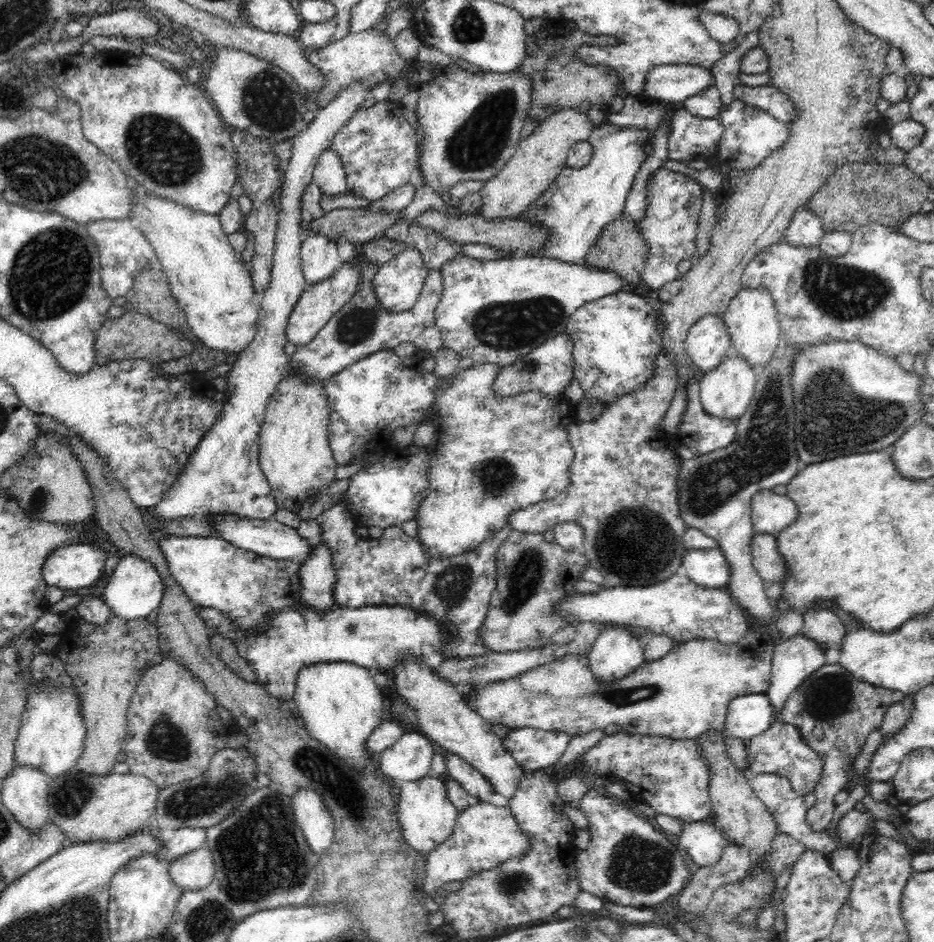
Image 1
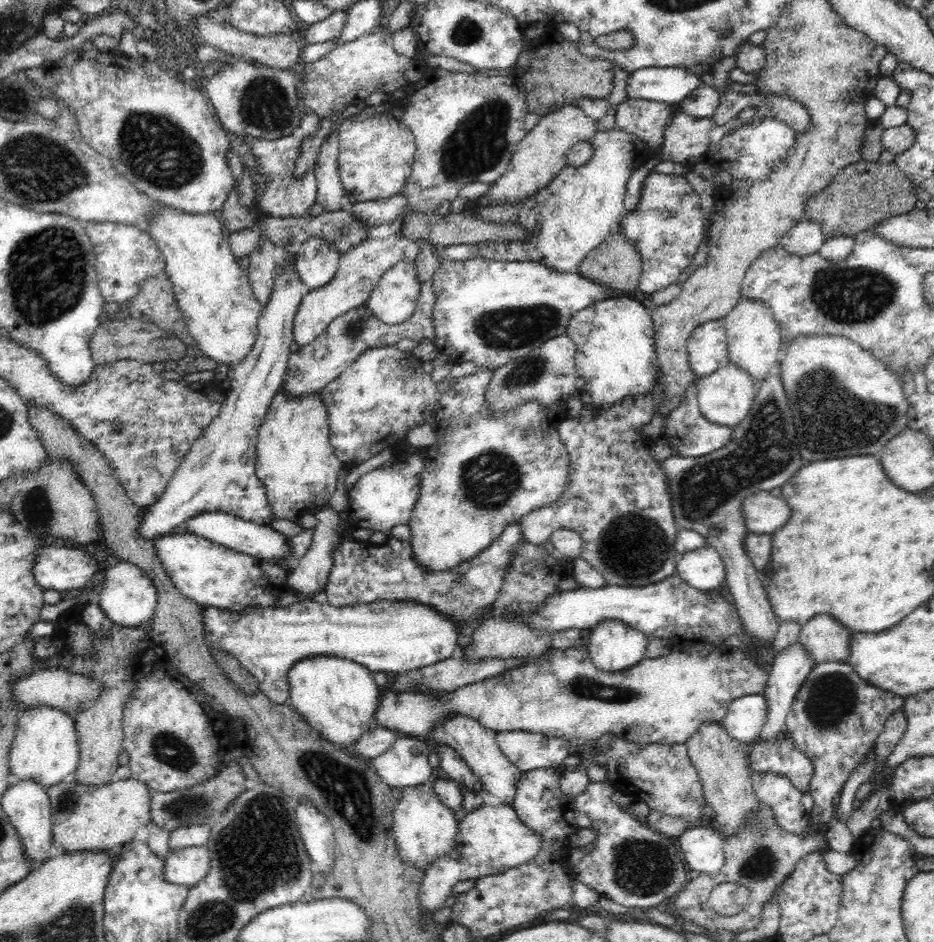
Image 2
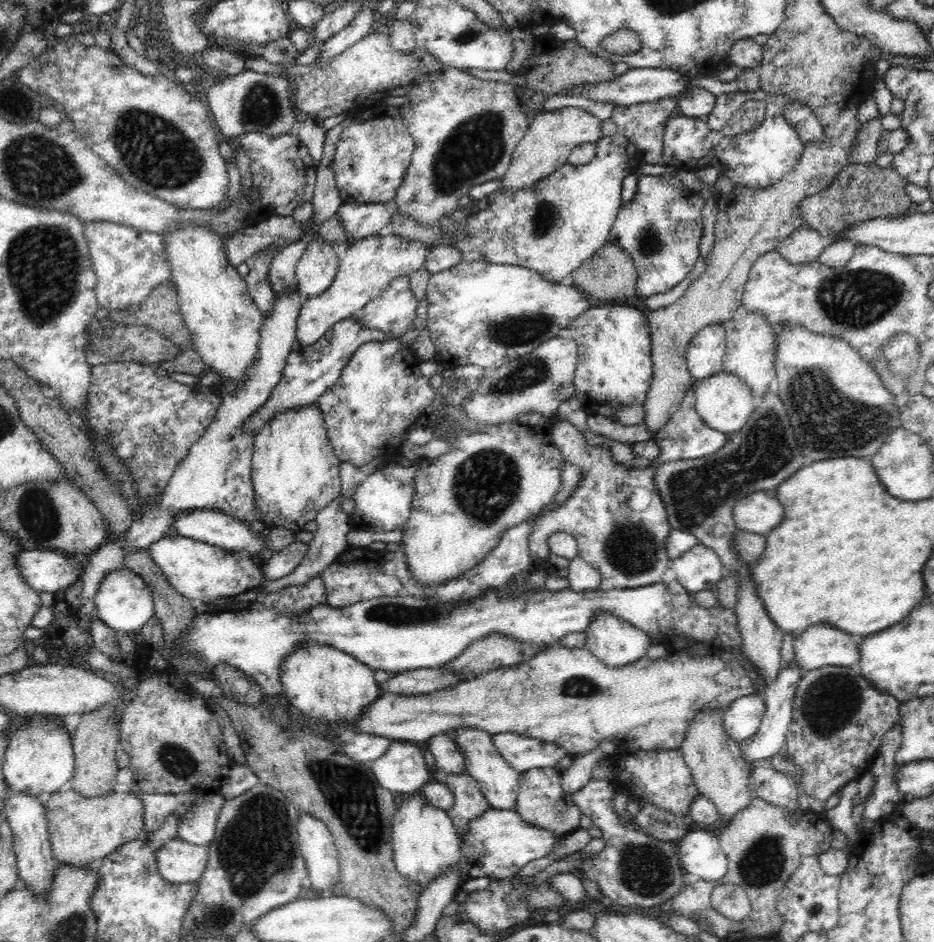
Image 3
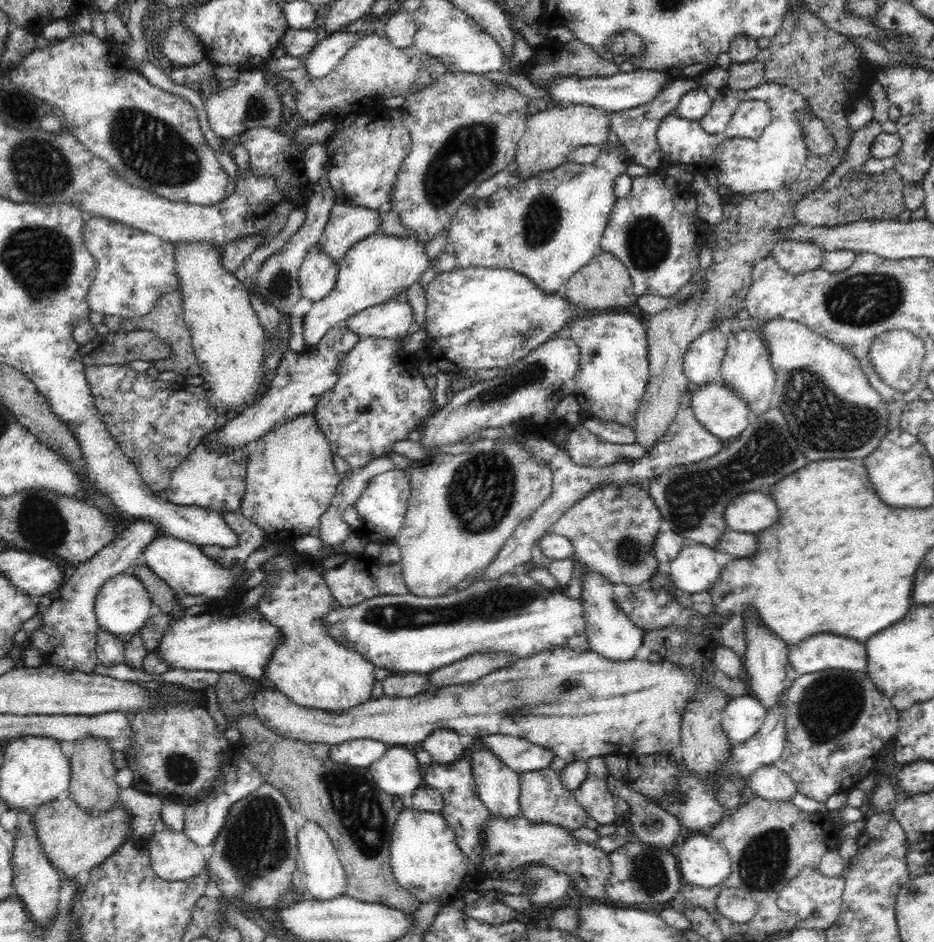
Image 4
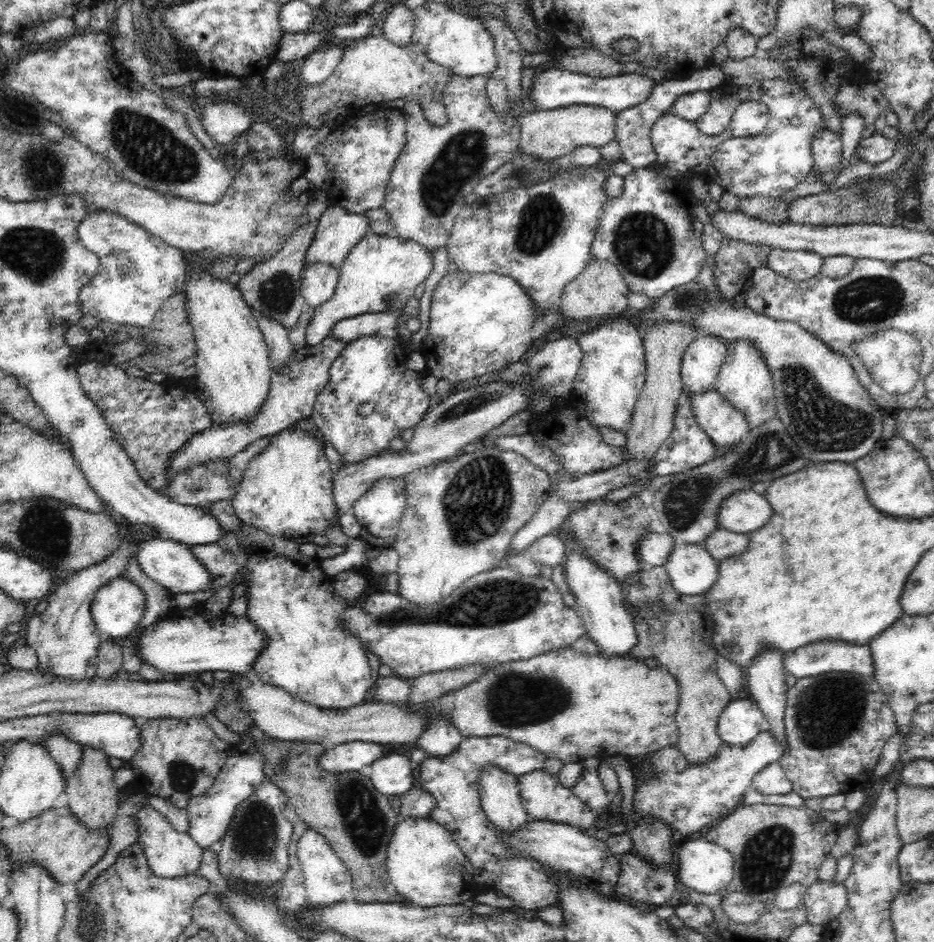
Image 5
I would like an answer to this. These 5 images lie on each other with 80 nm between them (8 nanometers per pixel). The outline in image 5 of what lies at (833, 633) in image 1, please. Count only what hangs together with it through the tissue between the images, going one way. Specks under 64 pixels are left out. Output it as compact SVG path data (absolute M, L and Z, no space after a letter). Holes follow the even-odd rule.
M820 640L820 642L800 646L794 652L784 653L783 663L785 673L792 674L797 679L816 676L824 672L850 672L862 676L874 676L876 674L870 645L850 644L841 640Z

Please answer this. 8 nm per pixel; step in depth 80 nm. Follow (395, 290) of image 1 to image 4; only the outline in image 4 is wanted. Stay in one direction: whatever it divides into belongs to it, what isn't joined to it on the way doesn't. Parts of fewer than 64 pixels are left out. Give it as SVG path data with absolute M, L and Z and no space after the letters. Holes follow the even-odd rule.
M400 290L384 304L376 304L345 320L345 327L362 337L402 340L415 321L407 293Z

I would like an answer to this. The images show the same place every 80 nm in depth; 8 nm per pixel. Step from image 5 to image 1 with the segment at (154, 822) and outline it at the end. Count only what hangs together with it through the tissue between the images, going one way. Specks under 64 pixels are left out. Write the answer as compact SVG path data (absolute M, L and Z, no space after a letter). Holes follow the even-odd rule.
M207 841L194 852L174 860L169 864L169 874L180 888L185 891L195 891L208 886L214 878L216 866L210 853Z

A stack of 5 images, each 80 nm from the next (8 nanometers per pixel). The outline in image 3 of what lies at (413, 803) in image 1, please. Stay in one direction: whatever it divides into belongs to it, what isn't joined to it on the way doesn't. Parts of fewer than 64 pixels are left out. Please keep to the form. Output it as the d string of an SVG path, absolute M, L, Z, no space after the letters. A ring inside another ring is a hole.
M415 793L411 800L405 800L397 808L392 820L392 851L396 871L408 880L413 880L423 891L434 878L456 869L463 858L461 852L462 839L458 837L451 818L446 810L434 808Z

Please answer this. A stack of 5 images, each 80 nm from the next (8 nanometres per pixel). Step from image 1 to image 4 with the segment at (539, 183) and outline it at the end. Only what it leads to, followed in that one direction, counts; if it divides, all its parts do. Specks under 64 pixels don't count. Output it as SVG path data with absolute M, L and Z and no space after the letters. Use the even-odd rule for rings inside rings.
M568 105L565 107L553 107L528 115L524 134L521 136L517 146L517 152L512 167L516 169L516 175L520 180L538 176L542 171L549 171L568 161L572 152L579 146L601 147L608 142L610 132L610 115L604 109L588 105Z

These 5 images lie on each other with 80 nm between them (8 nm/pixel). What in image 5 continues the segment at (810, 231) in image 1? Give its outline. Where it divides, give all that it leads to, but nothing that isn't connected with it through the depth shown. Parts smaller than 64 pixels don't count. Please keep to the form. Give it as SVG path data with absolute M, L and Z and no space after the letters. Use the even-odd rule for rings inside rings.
M771 249L765 266L788 280L808 280L821 274L823 258L815 252Z

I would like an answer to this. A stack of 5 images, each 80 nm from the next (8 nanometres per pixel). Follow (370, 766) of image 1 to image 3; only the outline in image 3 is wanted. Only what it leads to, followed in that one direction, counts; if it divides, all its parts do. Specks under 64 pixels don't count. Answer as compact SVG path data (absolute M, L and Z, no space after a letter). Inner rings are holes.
M306 643L283 658L279 666L279 679L288 705L310 719L320 719L322 723L333 727L336 723L356 720L364 708L380 696L380 684L374 679L374 671L336 648Z

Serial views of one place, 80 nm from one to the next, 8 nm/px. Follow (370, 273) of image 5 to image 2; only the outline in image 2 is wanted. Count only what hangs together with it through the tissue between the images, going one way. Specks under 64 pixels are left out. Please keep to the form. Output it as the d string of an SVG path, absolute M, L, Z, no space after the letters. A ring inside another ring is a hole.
M395 233L385 239L368 237L356 246L347 249L345 255L340 259L334 278L328 284L316 288L316 290L308 291L308 294L305 294L302 298L296 316L294 316L294 328L292 330L294 343L300 347L310 344L340 314L365 304L372 290L374 290L374 286L378 284L380 276L388 268L396 266L400 260L415 262L418 259L418 254L420 254L420 243L418 241L404 234L396 235Z

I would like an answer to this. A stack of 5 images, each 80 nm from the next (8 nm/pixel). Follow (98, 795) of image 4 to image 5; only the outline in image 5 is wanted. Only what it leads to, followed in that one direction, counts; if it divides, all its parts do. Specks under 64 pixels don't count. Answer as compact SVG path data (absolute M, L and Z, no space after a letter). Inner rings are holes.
M82 745L80 764L66 781L65 793L69 798L70 812L86 827L96 831L96 828L110 828L117 816L119 804L119 786L114 782L115 770L108 764L106 756L99 748Z

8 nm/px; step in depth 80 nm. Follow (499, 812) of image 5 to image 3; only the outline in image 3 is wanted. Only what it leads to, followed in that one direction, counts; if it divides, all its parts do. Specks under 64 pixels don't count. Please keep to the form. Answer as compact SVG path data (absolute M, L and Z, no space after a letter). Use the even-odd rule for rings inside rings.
M456 728L450 730L454 739L464 755L465 768L475 780L483 797L487 800L489 808L500 810L513 810L516 806L519 792L519 772L512 768L506 759L497 751L492 740L492 735L479 728Z

